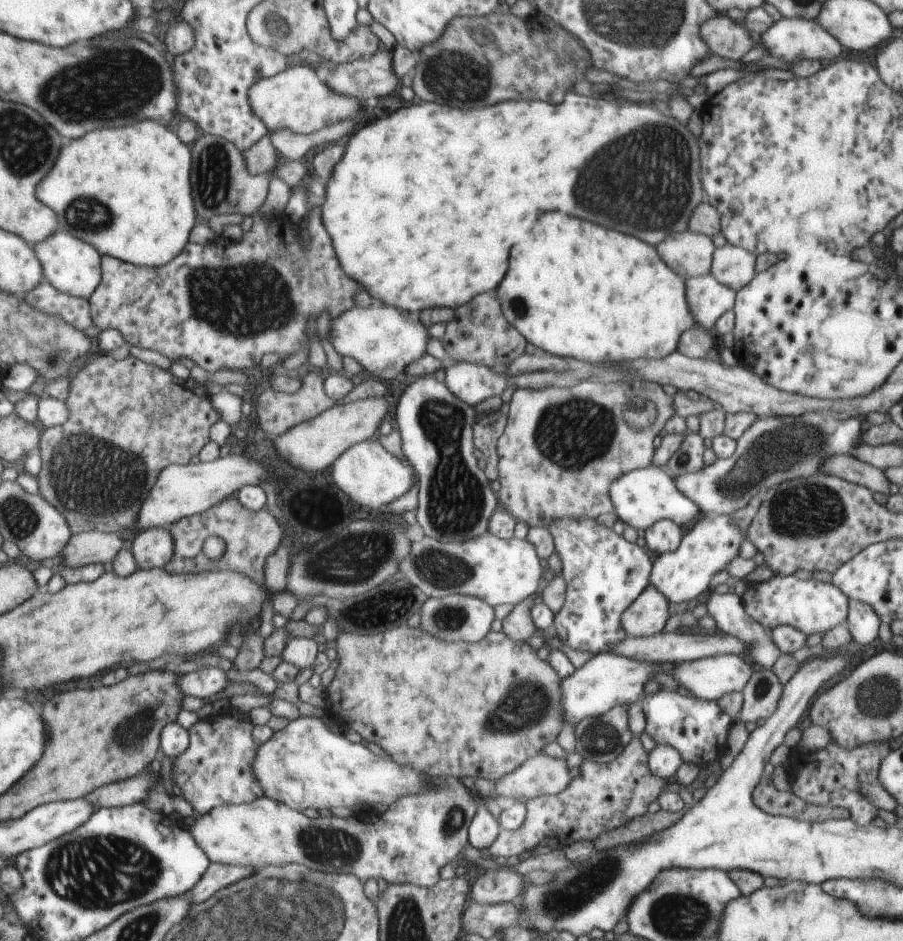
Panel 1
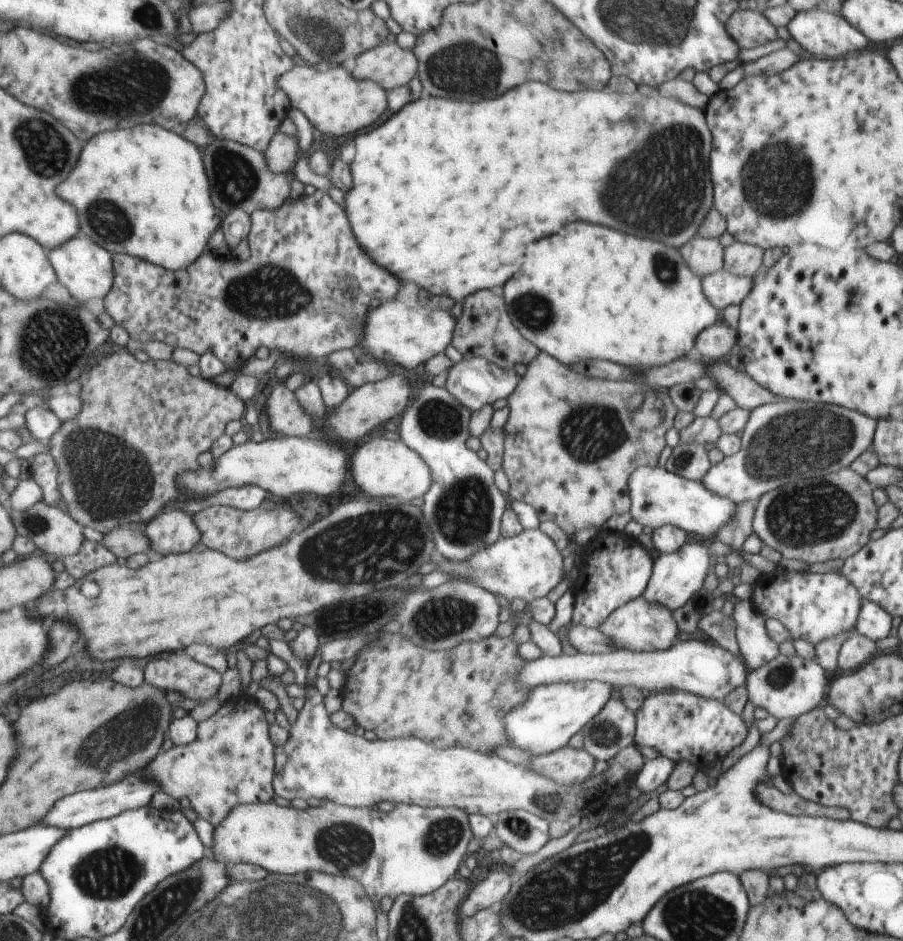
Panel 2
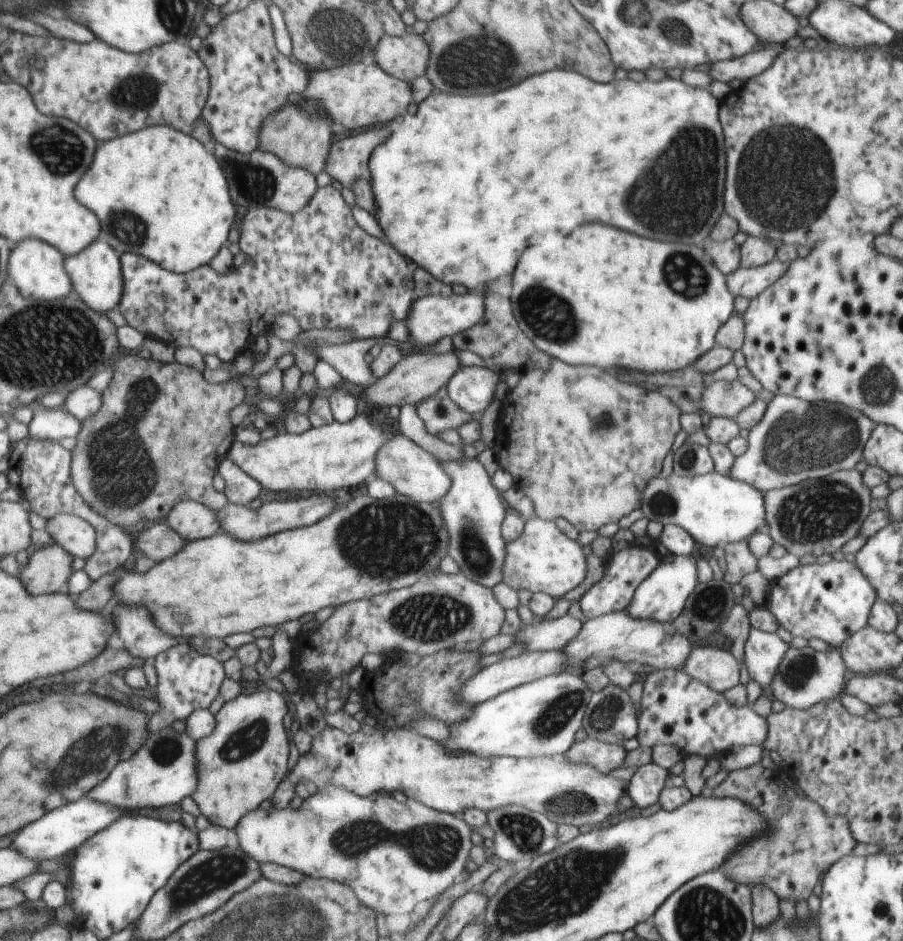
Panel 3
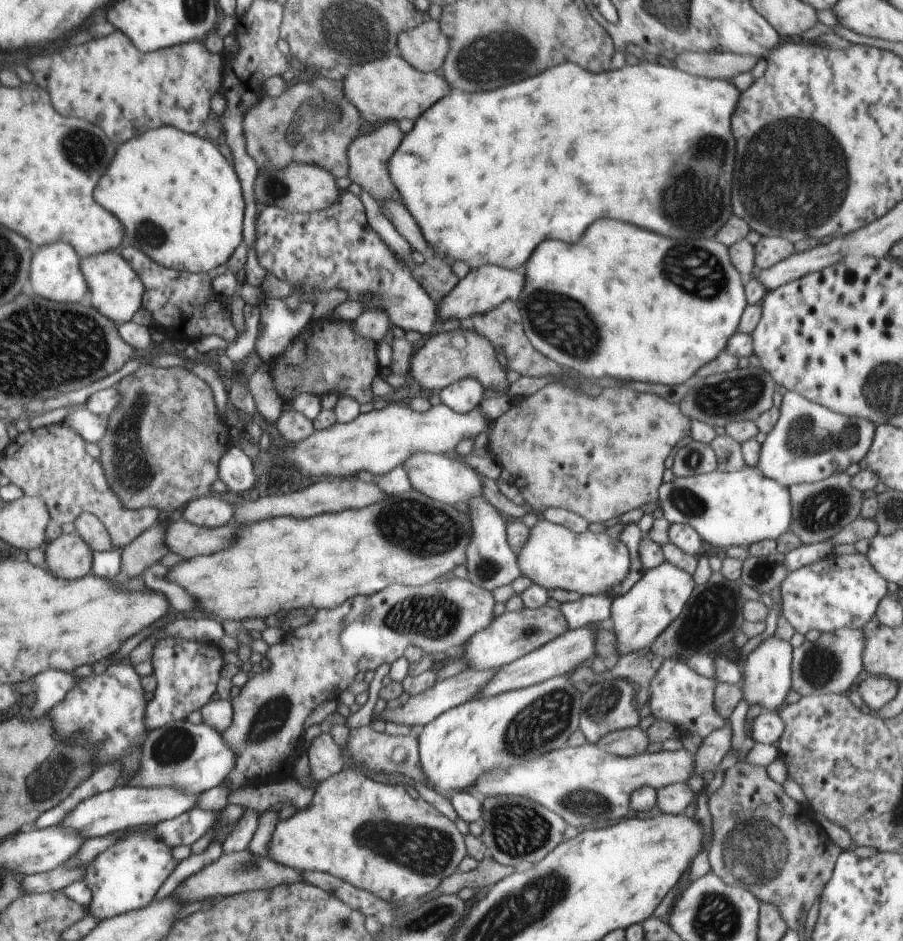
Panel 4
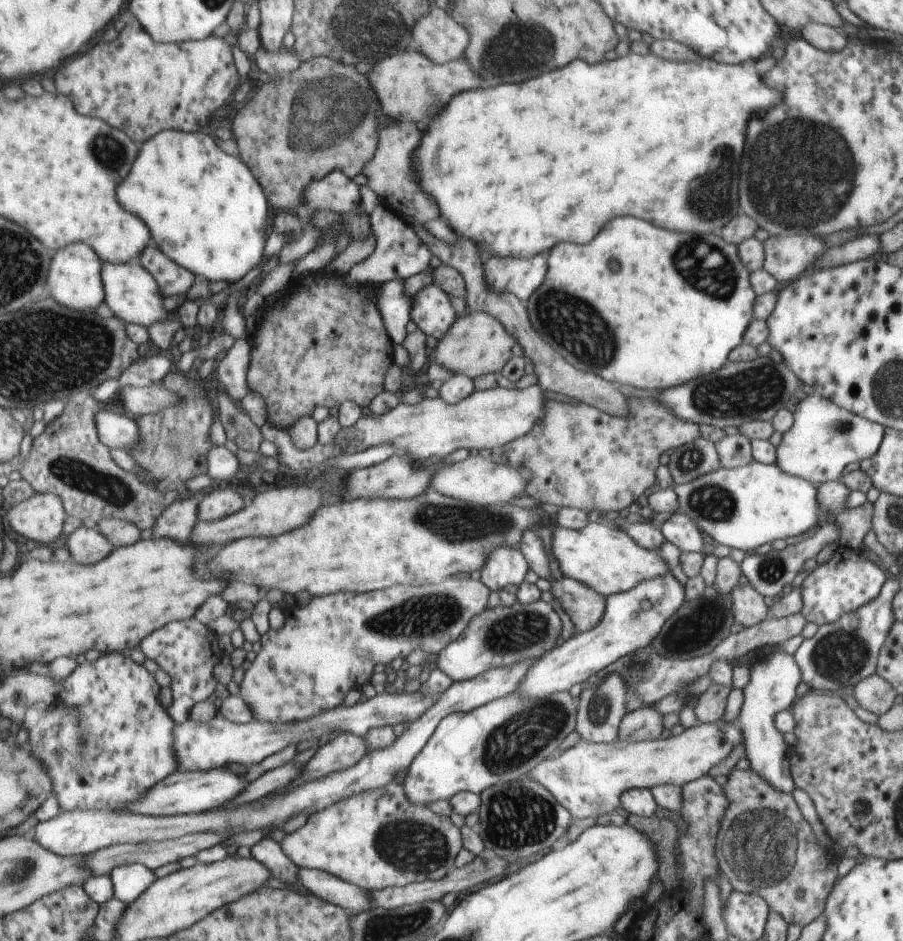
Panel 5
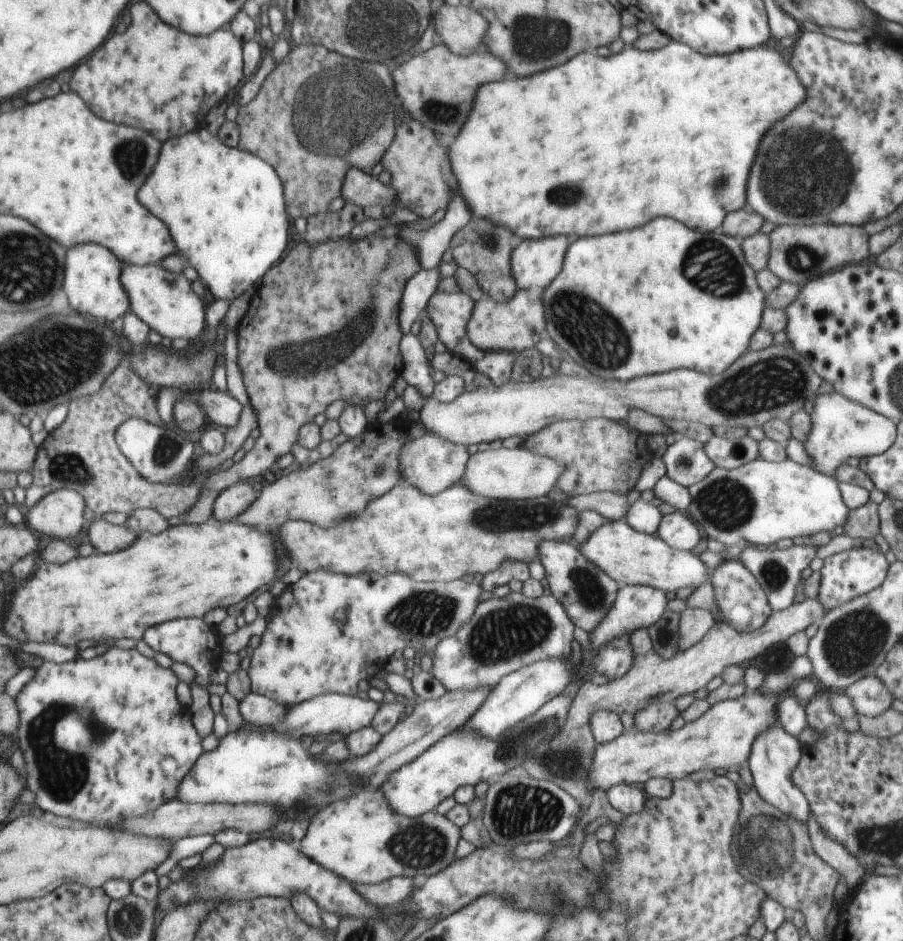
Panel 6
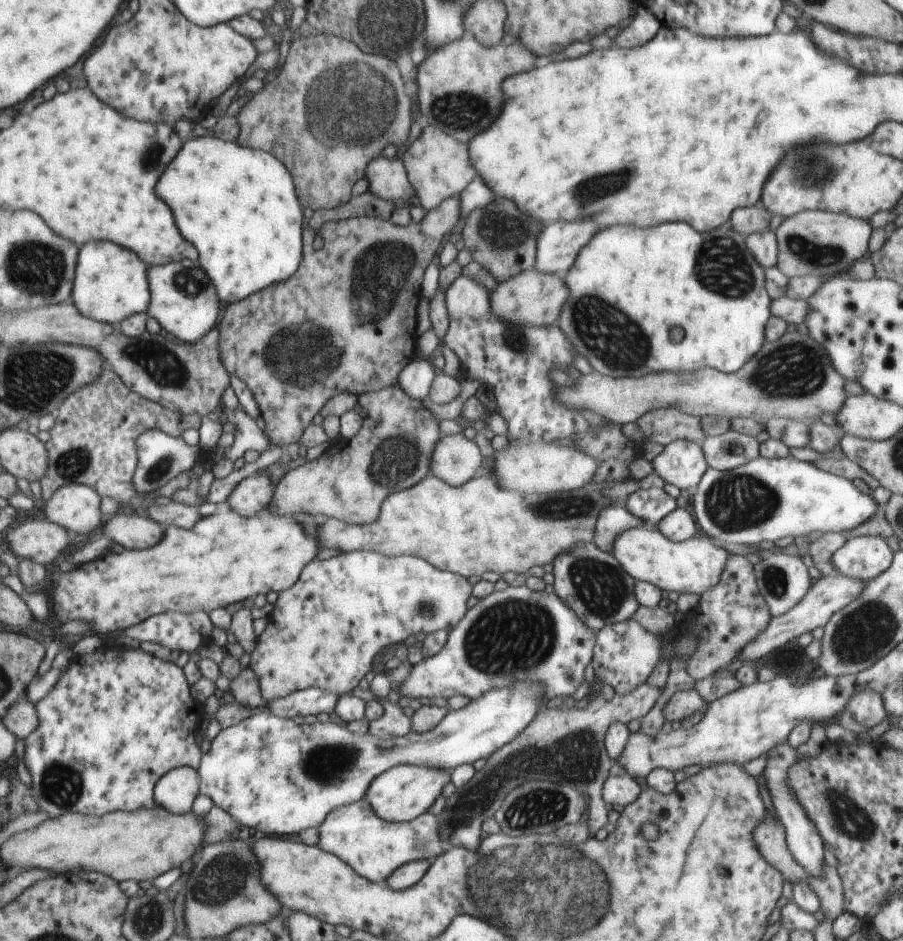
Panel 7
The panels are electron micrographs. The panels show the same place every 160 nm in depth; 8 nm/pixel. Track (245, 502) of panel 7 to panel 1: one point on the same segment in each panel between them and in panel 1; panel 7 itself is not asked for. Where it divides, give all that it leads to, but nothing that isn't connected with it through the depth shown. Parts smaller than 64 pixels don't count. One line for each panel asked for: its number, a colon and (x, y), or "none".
1: (152, 548)
2: (172, 532)
3: (192, 520)
4: (207, 511)
5: (216, 503)
6: (231, 502)

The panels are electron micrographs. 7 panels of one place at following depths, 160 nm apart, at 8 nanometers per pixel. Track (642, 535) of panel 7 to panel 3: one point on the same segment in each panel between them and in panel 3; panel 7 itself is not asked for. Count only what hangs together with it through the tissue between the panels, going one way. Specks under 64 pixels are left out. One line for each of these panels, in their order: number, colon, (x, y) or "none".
3: (542, 559)
4: (591, 563)
5: (602, 556)
6: (630, 558)

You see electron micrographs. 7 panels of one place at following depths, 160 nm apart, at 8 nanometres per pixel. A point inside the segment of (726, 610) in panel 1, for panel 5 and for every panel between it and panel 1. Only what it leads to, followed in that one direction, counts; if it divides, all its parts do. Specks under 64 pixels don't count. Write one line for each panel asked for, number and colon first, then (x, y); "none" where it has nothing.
2: (756, 647)
3: (763, 651)
4: (767, 674)
5: (772, 682)

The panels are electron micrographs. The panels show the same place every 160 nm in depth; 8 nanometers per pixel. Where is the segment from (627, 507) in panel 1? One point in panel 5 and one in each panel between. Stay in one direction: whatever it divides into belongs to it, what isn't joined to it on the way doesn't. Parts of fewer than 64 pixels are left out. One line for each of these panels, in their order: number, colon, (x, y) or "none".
2: (657, 497)
3: (715, 509)
4: (726, 508)
5: (745, 507)

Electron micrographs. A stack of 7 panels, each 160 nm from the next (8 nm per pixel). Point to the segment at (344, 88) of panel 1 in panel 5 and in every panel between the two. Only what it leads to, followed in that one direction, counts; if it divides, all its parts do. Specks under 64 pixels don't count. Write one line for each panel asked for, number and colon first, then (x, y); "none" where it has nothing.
2: (388, 65)
3: (405, 57)
4: (424, 47)
5: (441, 39)

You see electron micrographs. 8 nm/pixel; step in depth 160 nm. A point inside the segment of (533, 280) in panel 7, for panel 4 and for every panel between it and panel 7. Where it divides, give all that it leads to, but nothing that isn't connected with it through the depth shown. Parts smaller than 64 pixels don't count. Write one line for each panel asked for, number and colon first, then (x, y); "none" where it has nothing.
4: (444, 358)
5: (476, 344)
6: (517, 324)

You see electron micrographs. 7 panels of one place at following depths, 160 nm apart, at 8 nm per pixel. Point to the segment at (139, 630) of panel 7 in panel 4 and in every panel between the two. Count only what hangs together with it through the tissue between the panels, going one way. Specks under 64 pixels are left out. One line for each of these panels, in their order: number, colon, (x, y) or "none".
4: (187, 672)
5: (187, 651)
6: (195, 643)

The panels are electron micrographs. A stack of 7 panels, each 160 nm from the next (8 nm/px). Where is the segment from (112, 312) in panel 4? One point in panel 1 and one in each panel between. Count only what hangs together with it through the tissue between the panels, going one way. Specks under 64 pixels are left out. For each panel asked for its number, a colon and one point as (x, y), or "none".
1: (73, 266)
2: (84, 267)
3: (96, 275)

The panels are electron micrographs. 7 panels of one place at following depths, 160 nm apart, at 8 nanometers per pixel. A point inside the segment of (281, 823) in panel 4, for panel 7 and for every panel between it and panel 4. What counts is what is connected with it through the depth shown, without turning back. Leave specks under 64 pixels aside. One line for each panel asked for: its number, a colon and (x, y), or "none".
5: (376, 839)
6: (360, 838)
7: (373, 847)

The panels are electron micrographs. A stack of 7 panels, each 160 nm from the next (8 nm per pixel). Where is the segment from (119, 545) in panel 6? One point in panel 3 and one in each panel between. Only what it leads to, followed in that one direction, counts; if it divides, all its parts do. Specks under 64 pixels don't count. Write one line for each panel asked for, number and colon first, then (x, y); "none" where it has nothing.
3: (48, 569)
4: (68, 556)
5: (86, 546)

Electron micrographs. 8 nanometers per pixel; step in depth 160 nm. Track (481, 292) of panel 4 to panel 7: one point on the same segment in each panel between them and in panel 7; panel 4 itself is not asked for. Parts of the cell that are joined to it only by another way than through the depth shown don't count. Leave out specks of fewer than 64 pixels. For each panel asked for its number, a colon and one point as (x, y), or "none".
5: (520, 277)
6: (534, 264)
7: (557, 244)

